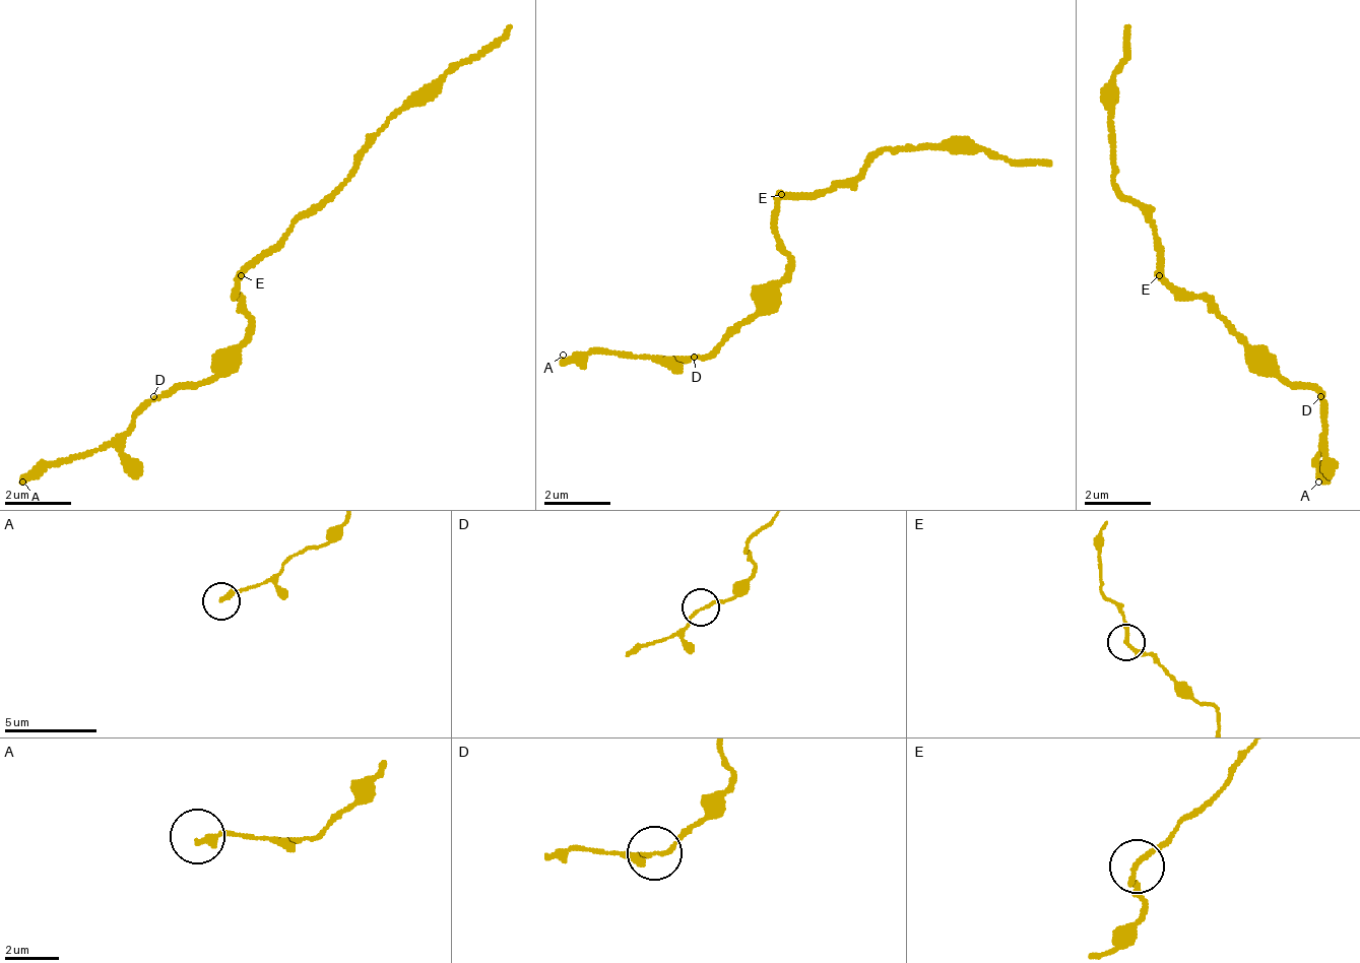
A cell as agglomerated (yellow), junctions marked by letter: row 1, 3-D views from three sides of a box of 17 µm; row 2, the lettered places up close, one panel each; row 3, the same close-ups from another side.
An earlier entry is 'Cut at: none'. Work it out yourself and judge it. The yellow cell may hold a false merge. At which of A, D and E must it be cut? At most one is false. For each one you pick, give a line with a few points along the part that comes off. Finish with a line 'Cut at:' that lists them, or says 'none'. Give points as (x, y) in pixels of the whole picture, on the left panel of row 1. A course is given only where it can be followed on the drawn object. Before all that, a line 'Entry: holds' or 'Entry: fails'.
Entry: holds
Cut at: none

